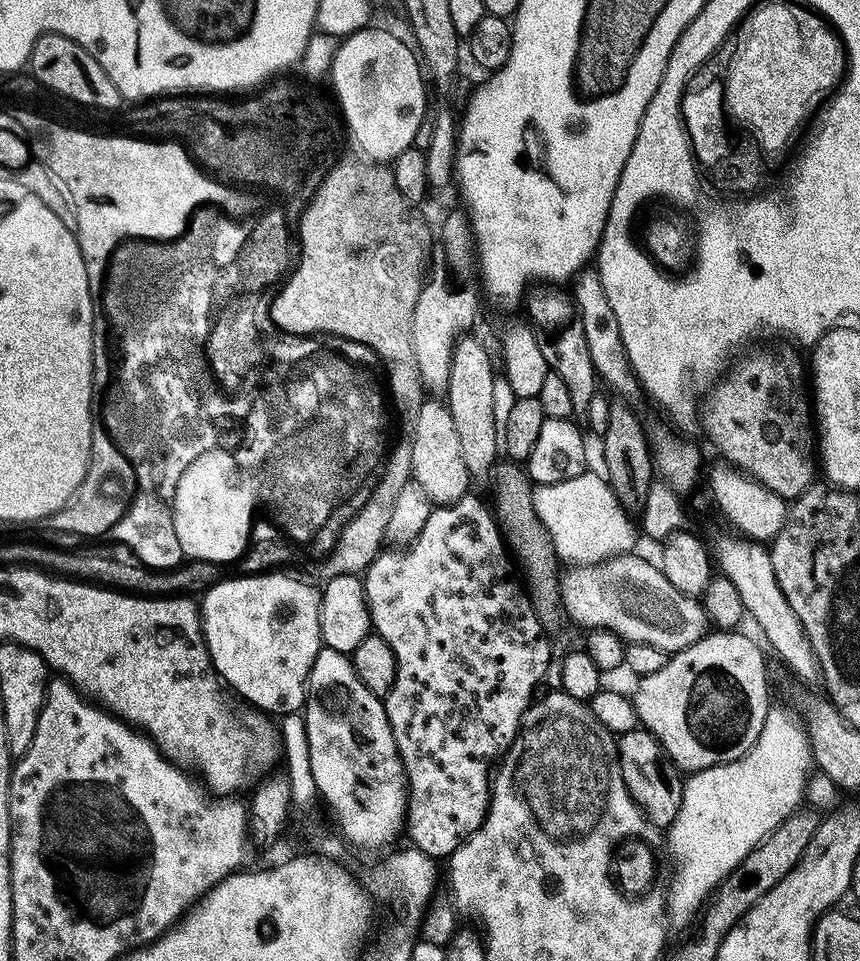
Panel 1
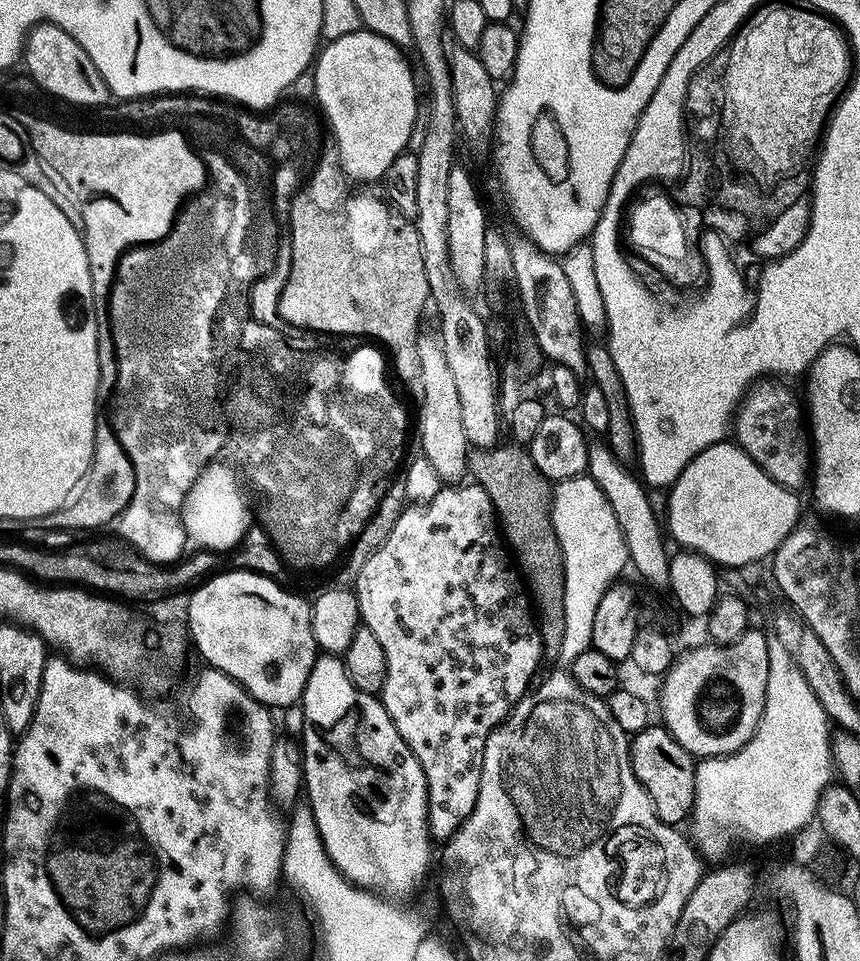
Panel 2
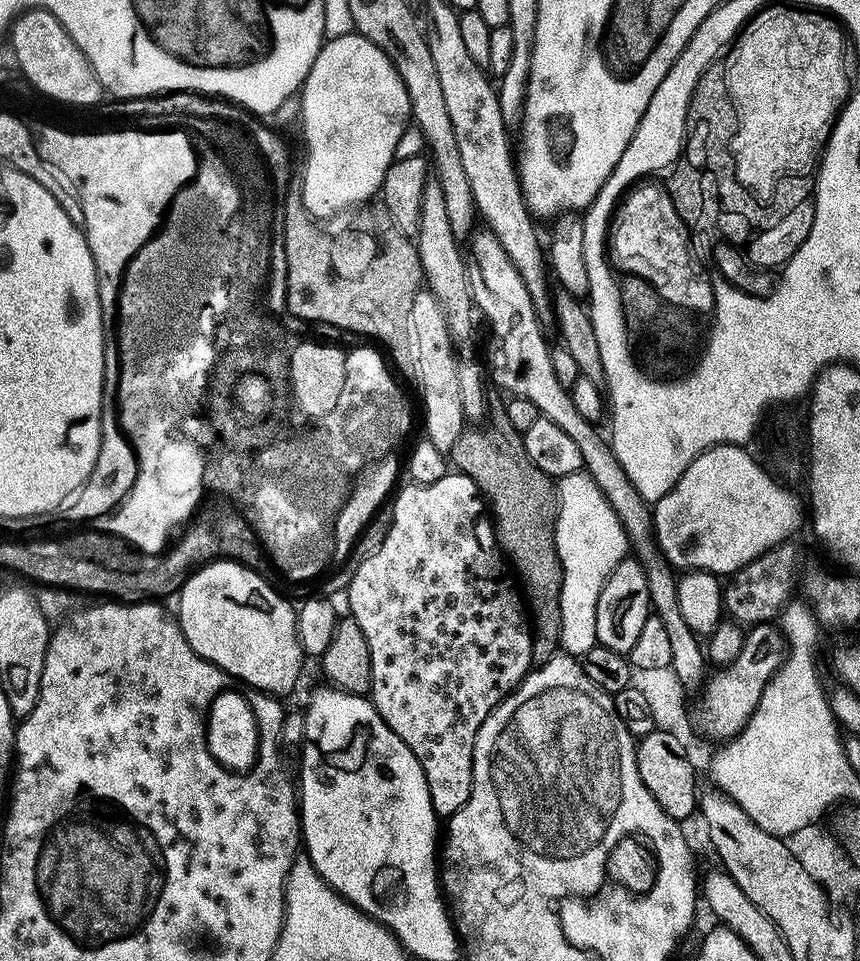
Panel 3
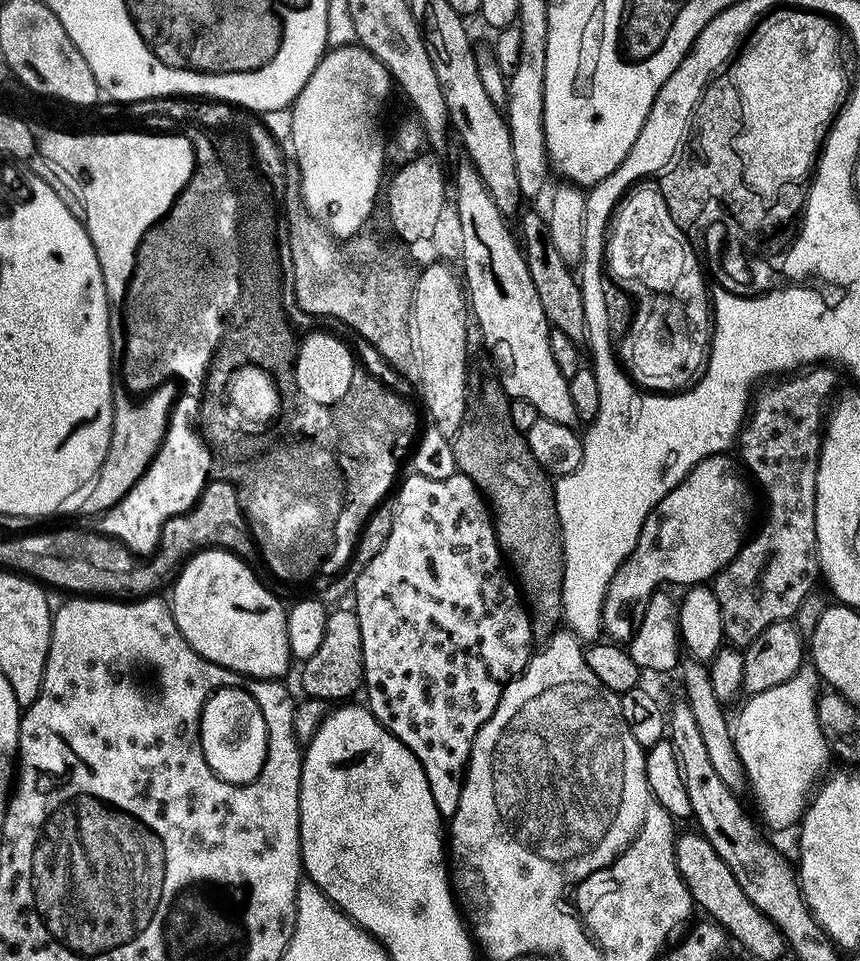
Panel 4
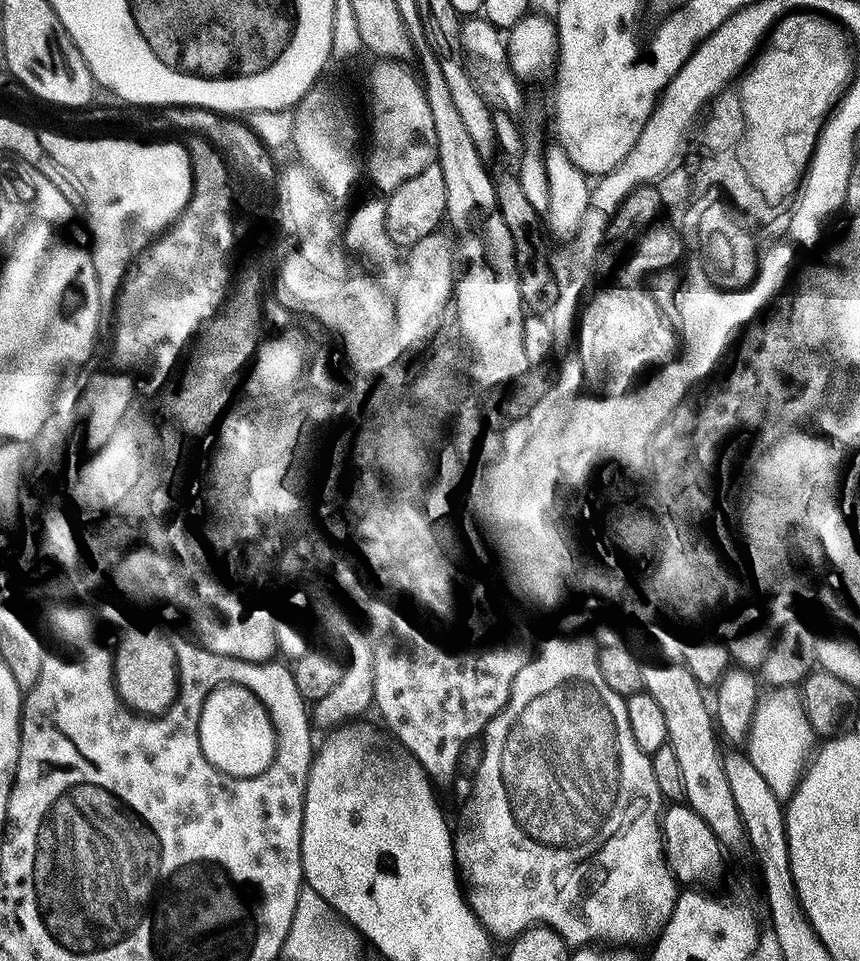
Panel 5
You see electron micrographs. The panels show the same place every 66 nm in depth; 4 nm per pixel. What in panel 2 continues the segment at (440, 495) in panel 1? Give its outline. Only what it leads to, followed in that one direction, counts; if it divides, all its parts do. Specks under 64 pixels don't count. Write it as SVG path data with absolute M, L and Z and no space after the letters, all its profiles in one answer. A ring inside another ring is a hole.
M421 339L417 346L419 361L422 362L422 385L424 393L418 399L420 406L420 448L422 456L429 460L430 465L444 482L460 482L468 472L470 445L466 438L466 430L462 427L462 413L459 412L458 390L454 387L454 378L450 375L450 366L446 366L446 354L443 347L435 339Z

